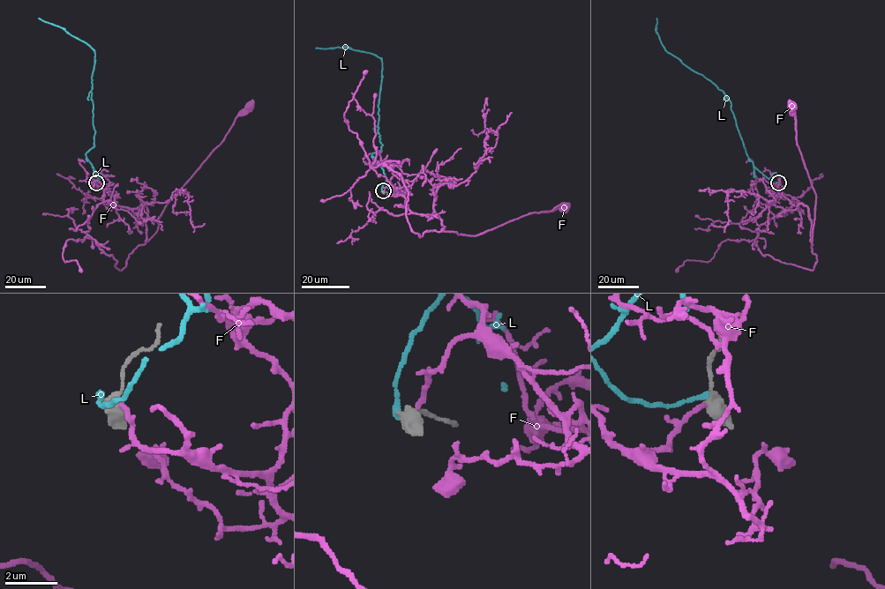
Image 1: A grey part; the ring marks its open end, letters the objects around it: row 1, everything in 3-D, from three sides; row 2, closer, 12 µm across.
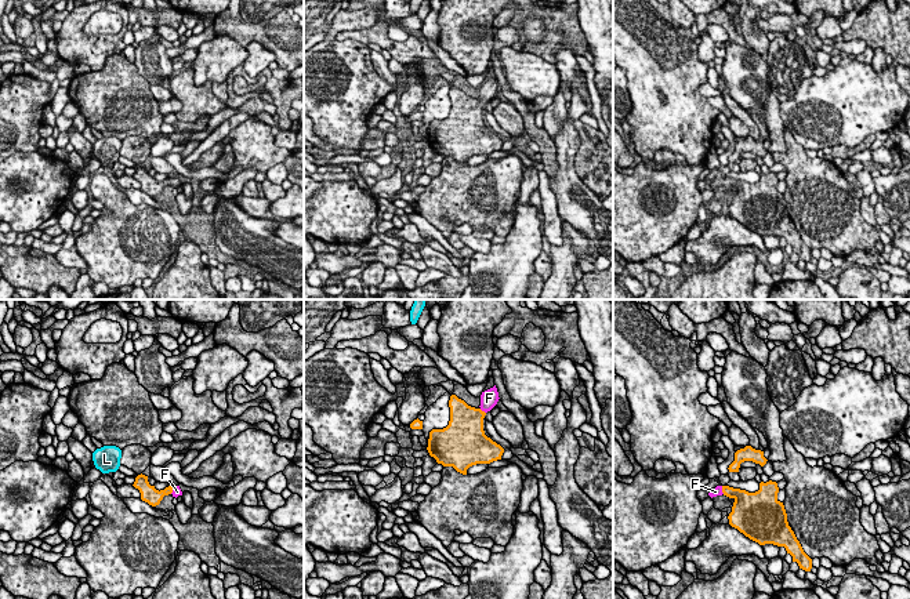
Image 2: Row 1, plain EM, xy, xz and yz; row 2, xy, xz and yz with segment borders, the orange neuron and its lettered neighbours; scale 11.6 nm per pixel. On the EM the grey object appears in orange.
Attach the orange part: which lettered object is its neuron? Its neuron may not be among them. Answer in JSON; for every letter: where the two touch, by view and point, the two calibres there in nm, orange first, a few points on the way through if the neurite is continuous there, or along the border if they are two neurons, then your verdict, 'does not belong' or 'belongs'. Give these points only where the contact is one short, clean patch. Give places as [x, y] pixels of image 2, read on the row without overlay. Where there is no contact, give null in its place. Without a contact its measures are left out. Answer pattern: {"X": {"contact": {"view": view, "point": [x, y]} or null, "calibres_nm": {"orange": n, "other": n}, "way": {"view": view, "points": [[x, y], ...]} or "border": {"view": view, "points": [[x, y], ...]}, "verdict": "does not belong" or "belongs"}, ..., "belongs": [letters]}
{"F": {"contact": {"view": "yz", "point": [722, 181]}, "calibres_nm": {"orange": 190, "other": 100}, "way": {"view": "yz", "points": [[742, 189], [736, 184], [722, 181], [715, 182]]}, "verdict": "belongs"}, "L": {"contact": null, "verdict": "does not belong"}, "belongs": ["F"]}

